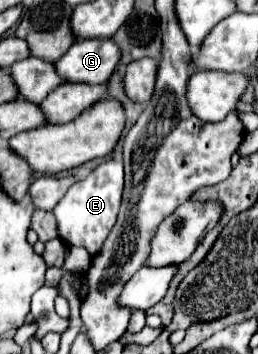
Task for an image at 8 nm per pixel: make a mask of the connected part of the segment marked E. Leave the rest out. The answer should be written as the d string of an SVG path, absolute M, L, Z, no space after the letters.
M106 160L100 166L96 166L84 180L74 182L52 210L58 224L58 238L66 246L82 246L92 256L96 256L108 232L112 230L112 224L116 222L122 198L122 186L124 186L124 172L120 160Z

